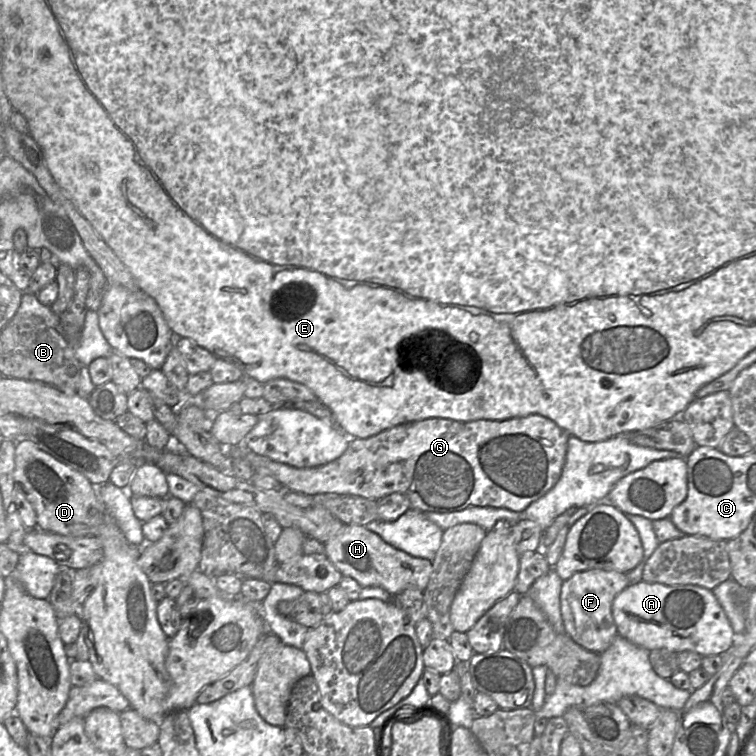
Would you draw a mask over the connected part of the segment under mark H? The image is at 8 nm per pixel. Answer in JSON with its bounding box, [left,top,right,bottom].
[324,525,432,597]

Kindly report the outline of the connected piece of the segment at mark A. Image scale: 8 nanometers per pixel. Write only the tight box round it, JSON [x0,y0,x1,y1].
[612,584,735,657]

